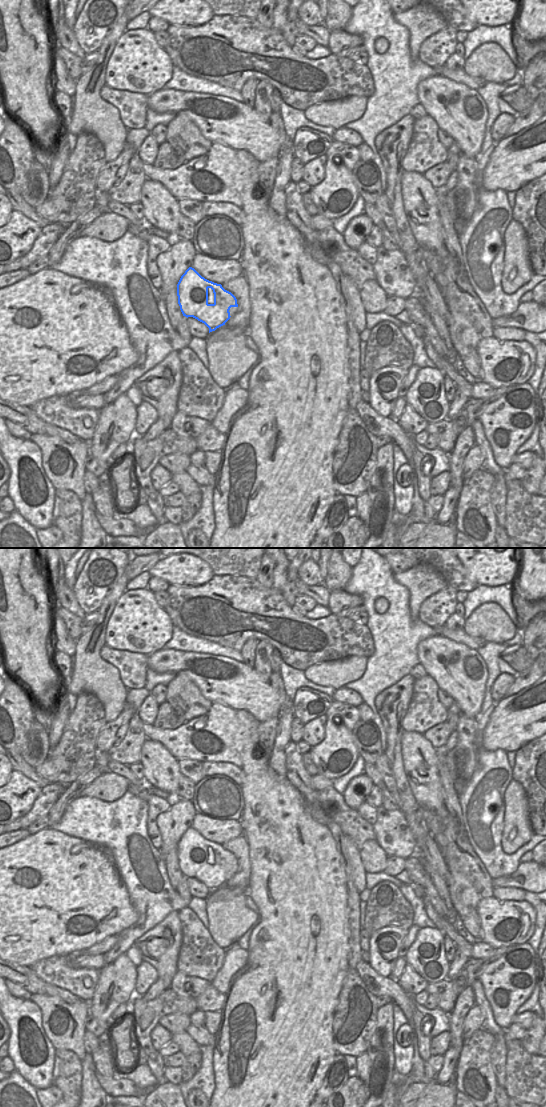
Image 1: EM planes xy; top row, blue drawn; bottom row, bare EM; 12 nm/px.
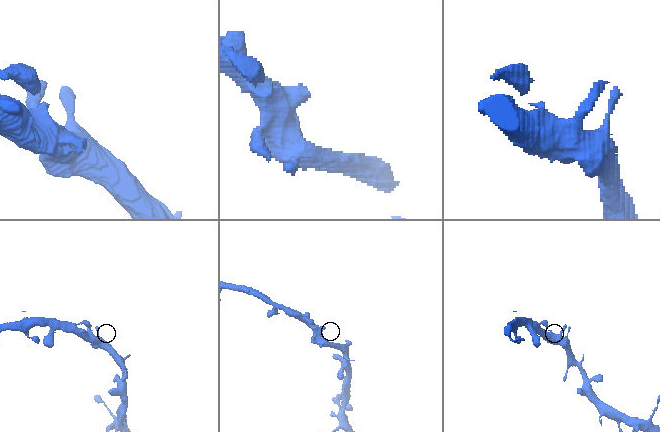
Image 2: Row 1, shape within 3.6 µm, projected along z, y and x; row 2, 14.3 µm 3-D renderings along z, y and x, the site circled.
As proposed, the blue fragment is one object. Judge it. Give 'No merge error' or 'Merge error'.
No merge error.

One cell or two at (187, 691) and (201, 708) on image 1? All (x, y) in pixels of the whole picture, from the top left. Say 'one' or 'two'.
one

